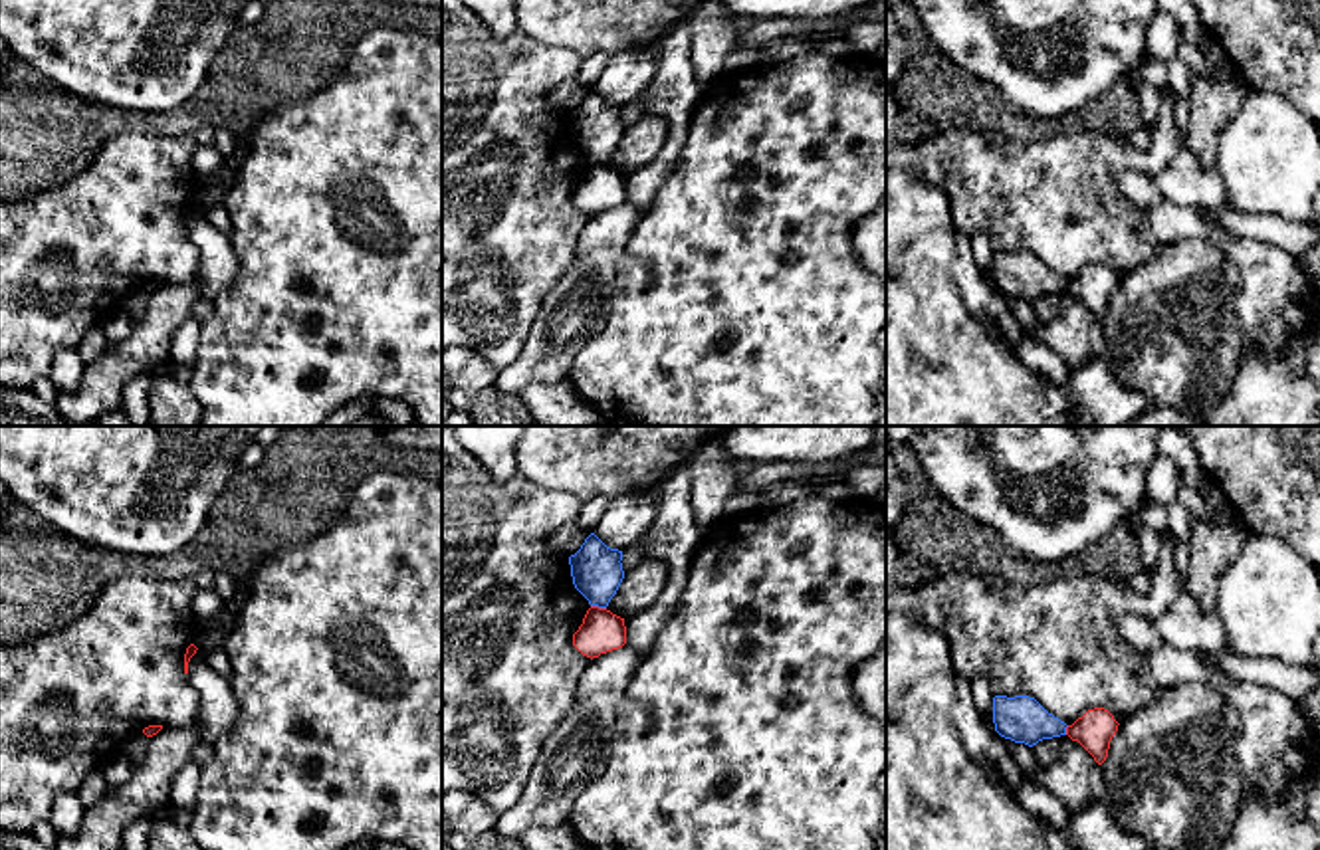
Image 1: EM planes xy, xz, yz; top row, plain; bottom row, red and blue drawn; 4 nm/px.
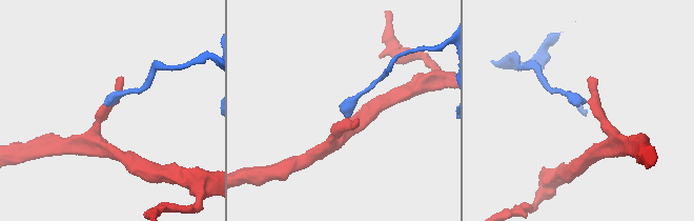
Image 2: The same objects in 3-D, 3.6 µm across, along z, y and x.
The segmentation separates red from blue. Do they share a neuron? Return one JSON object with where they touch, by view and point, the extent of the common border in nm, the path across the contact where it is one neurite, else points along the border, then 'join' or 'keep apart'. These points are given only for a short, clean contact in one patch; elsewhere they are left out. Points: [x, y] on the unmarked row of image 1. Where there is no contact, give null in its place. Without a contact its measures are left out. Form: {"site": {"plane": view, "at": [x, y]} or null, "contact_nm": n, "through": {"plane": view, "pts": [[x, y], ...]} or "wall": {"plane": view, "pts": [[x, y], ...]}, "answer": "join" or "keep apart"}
{"site": {"plane": "xz", "at": [597, 163]}, "contact_nm": 70, "wall": {"plane": "xz", "pts": [[591, 161], [605, 165]]}, "answer": "keep apart"}

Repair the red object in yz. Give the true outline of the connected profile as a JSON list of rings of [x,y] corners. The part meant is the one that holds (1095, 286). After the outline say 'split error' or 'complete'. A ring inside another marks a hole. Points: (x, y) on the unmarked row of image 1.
[[[1104,264],[1088,266],[1072,281],[1066,283],[1066,291],[1078,297],[1098,321],[1108,313],[1110,297],[1118,287],[1118,277]]]; complete

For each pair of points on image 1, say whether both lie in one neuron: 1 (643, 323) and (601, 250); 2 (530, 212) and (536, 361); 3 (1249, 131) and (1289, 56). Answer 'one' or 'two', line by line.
1: two
2: two
3: two

